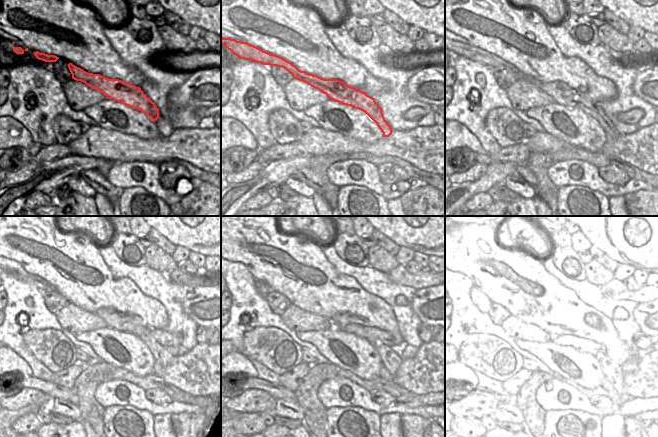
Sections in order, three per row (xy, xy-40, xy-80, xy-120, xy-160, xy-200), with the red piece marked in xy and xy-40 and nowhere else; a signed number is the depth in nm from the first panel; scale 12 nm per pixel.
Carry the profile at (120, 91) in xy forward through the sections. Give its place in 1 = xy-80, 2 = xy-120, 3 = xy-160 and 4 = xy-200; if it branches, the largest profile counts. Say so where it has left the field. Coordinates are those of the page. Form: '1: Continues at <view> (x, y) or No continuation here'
1: Continues at xy-80 (561, 93)
2: Continues at xy-120 (127, 323)
3: Continues at xy-160 (389, 360)
4: Continues at xy-200 (612, 372)

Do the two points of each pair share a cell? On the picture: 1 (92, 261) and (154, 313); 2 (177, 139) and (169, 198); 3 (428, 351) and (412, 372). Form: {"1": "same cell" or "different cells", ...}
{"1": "same cell", "2": "different cells", "3": "same cell"}

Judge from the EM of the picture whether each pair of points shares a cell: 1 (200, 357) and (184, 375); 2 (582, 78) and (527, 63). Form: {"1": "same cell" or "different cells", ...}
{"1": "same cell", "2": "same cell"}

